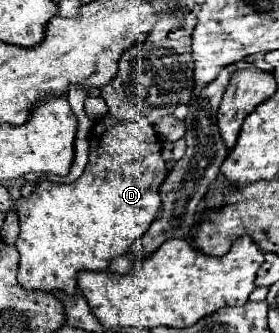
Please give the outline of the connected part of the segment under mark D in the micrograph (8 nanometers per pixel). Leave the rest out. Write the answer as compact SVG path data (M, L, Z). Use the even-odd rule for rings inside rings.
M110 115L98 119L90 133L90 159L80 179L68 185L42 181L30 197L18 197L16 201L16 213L20 217L20 233L16 239L20 253L18 283L26 289L62 289L68 295L74 295L80 269L106 271L112 259L124 255L130 249L130 243L138 241L150 229L154 215L158 215L158 205L162 205L158 189L164 177L162 141L152 125L144 121L118 121Z

